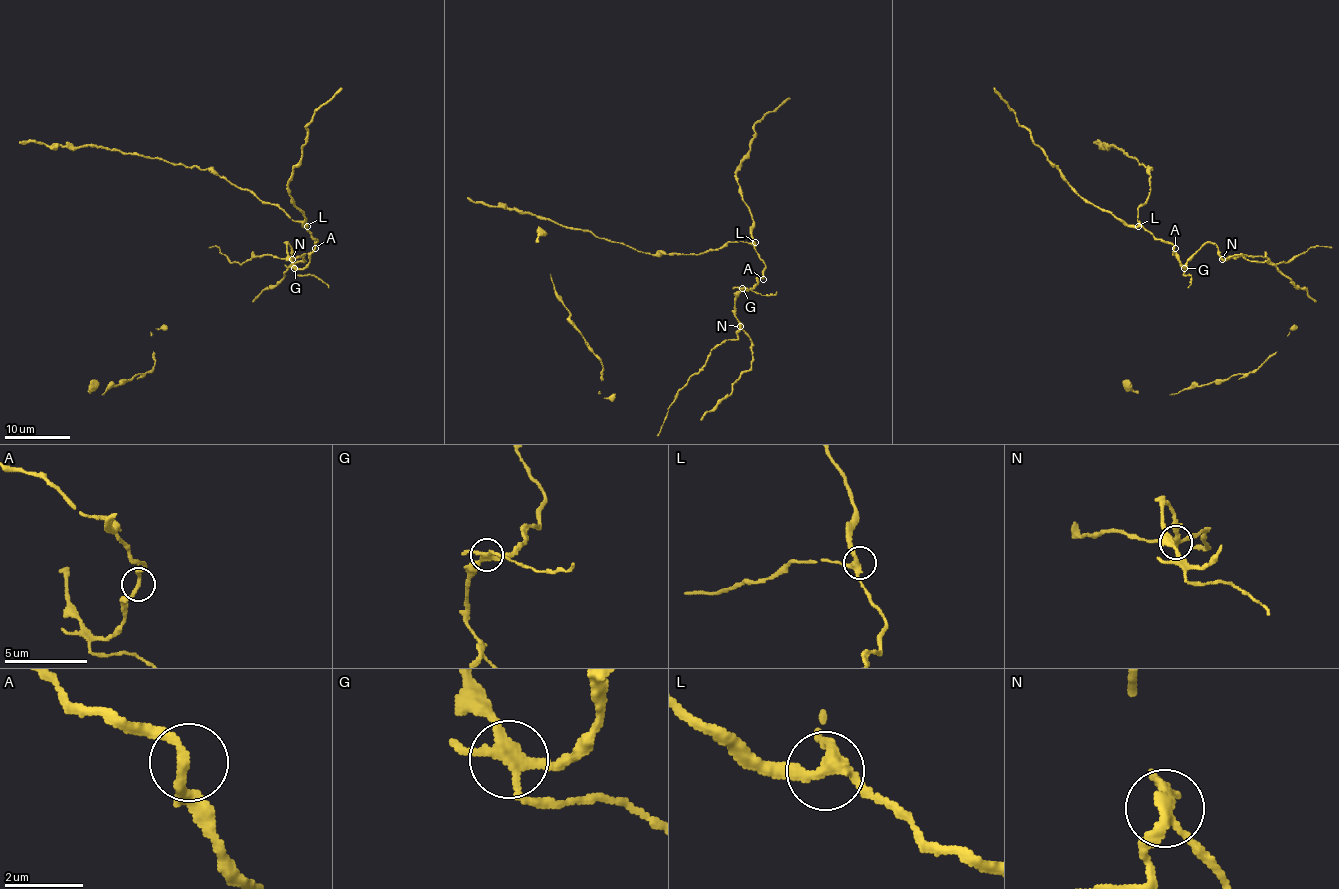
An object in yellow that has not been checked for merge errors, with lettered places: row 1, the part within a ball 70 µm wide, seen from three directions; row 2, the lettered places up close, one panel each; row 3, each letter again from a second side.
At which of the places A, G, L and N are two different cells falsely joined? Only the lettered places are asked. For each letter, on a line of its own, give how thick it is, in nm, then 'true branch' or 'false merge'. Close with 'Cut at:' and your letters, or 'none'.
A: 240 nm | true branch
G: 240 nm | false merge
L: 300 nm | true branch
N: 220 nm | false merge
Cut at: G, N

